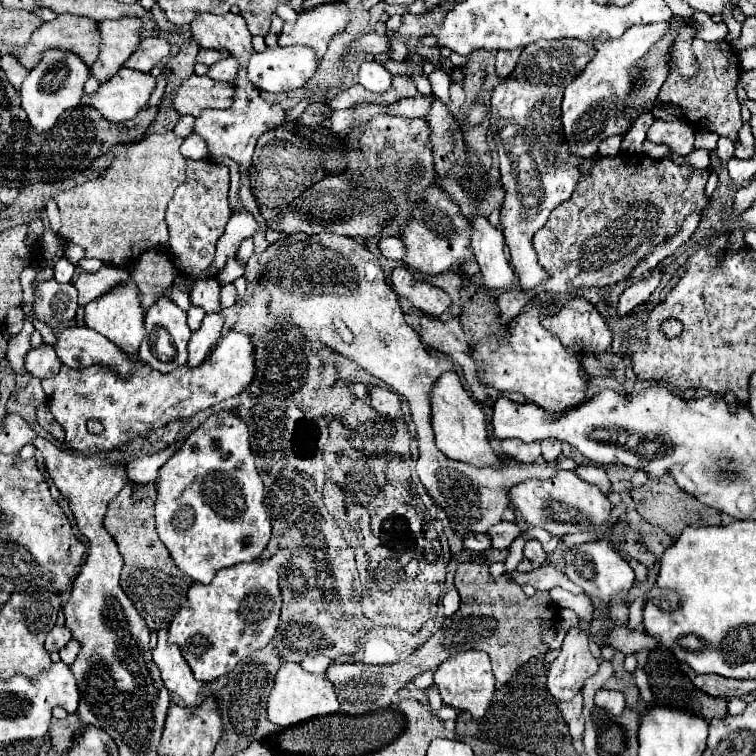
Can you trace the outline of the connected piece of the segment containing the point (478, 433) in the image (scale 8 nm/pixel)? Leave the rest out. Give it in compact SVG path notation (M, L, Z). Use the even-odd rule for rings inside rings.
M454 370L444 372L434 382L430 394L430 408L432 408L432 430L434 430L438 450L442 450L452 460L468 462L472 466L492 466L492 468L500 466L496 452L488 444L486 416L480 404L468 396Z

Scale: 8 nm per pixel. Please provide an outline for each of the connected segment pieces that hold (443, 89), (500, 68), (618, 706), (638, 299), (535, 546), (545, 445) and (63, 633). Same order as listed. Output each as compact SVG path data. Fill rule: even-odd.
M434 69L433 72L428 75L428 80L431 84L433 95L449 107L449 87L451 81L449 77L446 77L446 73L442 70Z
M502 50L496 56L496 74L498 74L500 80L506 80L506 76L510 76L514 72L518 58L520 58L520 50L514 50L514 52Z
M600 690L596 694L596 706L598 708L604 708L606 712L610 712L612 716L620 716L622 710L626 708L626 702L624 702L624 694L622 692L616 692L616 690Z
M656 270L656 274L652 274L652 276L648 276L648 278L642 278L642 280L634 282L630 288L626 288L626 290L622 292L622 296L620 296L620 302L618 302L614 320L620 322L620 320L626 318L636 306L646 304L646 302L650 300L652 292L656 290L658 282L660 282L660 276L662 276L662 272Z
M528 540L524 546L524 556L534 564L534 568L542 566L546 562L546 554L542 550L542 544L538 540Z
M552 438L552 440L546 440L546 442L542 442L542 456L546 458L546 460L558 460L558 456L562 454L562 450L560 450L560 442L556 440L556 438Z
M56 626L56 628L52 628L52 630L48 632L48 636L46 636L46 650L48 650L48 652L58 652L58 650L62 650L70 640L72 640L70 630Z

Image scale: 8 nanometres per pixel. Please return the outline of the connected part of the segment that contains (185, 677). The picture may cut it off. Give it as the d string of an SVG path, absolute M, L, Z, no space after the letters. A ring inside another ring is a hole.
M158 630L158 644L152 650L154 662L162 672L162 680L170 692L180 696L186 706L194 706L200 688L204 686L198 682L182 658L178 646L172 646L168 642L168 630Z

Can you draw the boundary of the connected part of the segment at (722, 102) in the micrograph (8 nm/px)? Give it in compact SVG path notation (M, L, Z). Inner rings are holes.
M694 38L692 50L698 62L698 76L682 78L678 70L672 70L660 90L658 100L662 104L678 106L684 114L684 120L696 130L710 130L718 136L726 136L733 142L738 142L738 130L742 128L741 104L736 96L736 82L740 74L738 54L732 52L728 42L708 44L700 38Z

